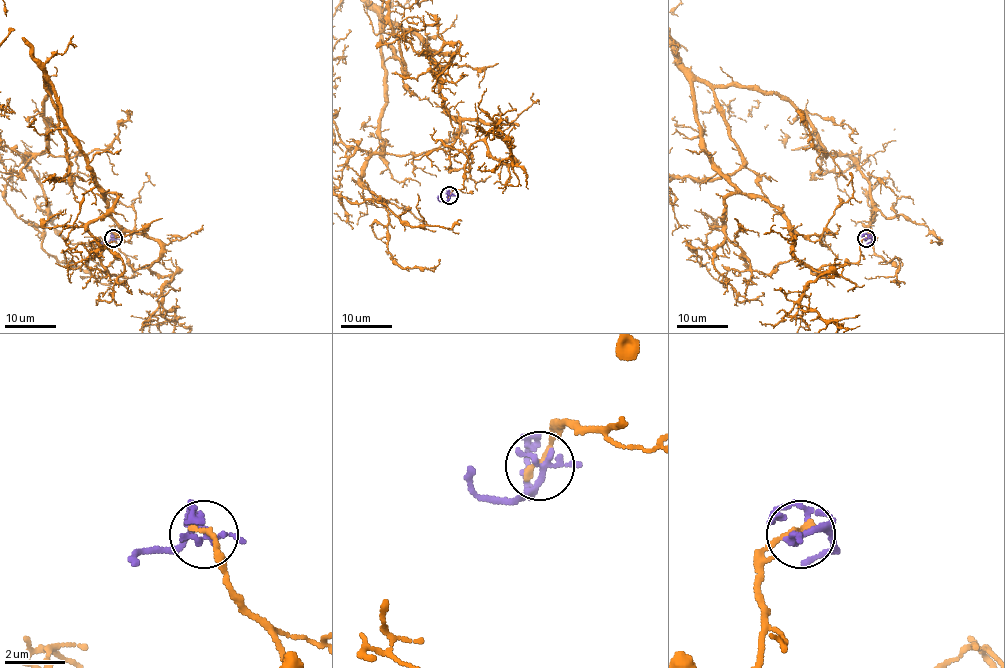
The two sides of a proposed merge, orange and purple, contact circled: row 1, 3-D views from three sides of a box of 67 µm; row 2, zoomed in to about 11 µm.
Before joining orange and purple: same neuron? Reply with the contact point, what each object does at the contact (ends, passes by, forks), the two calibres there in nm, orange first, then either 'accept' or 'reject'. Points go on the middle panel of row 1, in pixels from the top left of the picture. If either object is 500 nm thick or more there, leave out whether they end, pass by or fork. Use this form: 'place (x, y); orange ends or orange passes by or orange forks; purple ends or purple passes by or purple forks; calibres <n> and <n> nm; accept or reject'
place (449, 195); orange ends; purple forks; calibres 240 and 190 nm; reject

